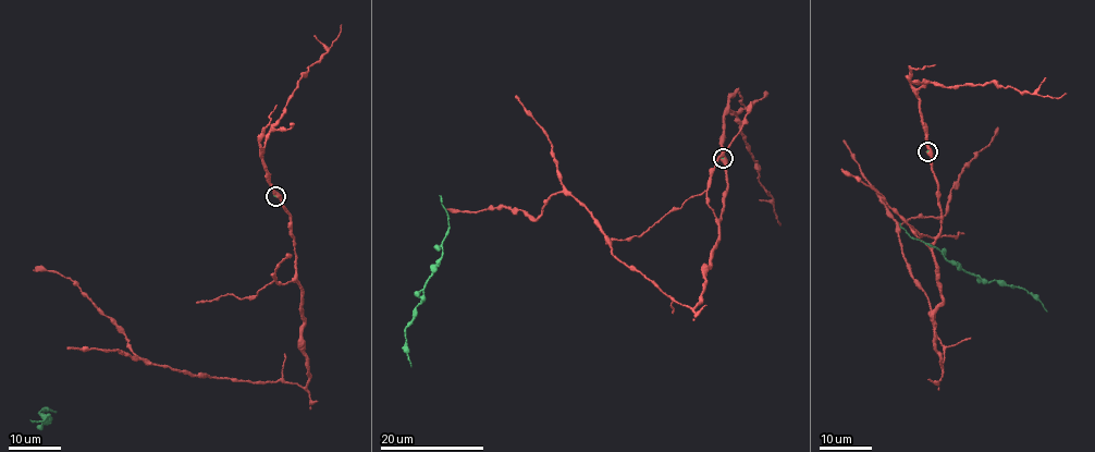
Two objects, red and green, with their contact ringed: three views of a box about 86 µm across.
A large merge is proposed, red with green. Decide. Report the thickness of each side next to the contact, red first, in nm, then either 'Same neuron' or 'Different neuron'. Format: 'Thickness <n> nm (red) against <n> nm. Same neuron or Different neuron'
Thickness 600 nm (red) against 60 nm. Same neuron

